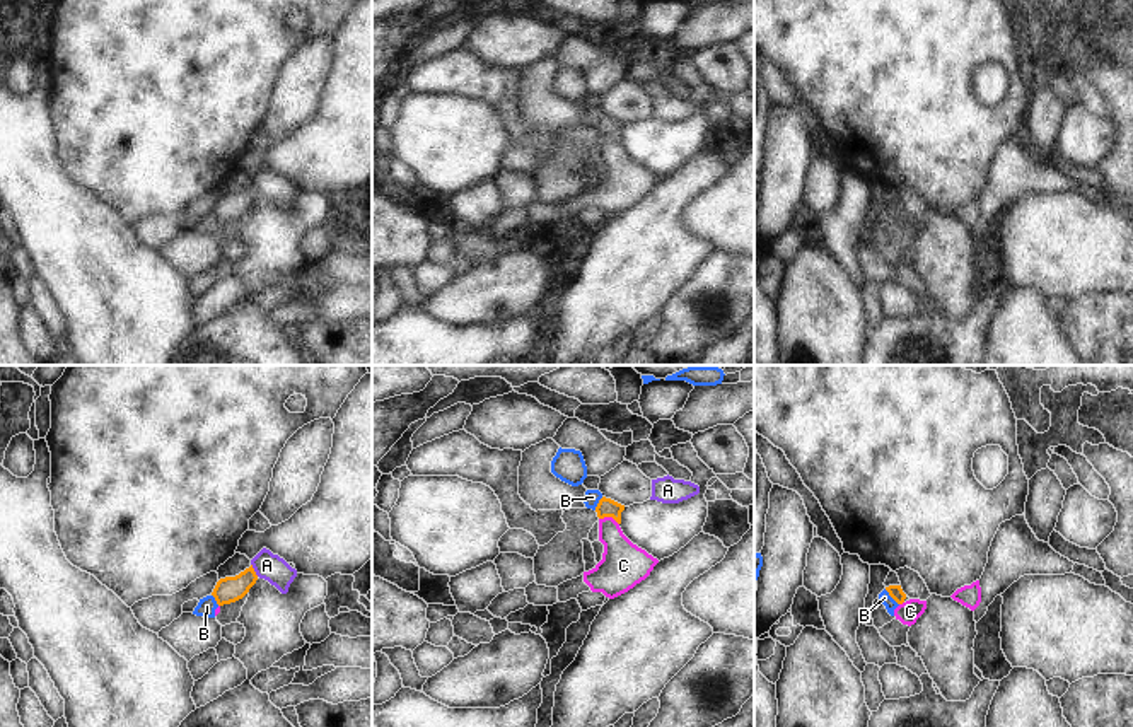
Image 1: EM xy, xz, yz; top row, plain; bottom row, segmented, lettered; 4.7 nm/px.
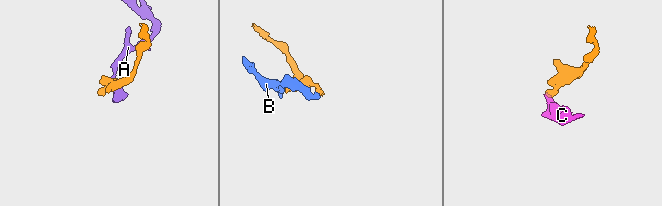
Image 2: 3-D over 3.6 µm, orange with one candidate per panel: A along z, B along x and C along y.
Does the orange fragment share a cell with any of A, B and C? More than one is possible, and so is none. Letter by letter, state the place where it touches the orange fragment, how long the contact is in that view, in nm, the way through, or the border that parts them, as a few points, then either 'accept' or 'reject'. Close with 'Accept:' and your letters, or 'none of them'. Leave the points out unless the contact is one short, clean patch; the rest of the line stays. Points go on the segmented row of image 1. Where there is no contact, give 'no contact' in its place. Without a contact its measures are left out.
A: contact xy (253, 570); length 70 nm; border xy (251, 564), (258, 575); reject
B: contact yz (891, 596); length 100 nm; border yz (884, 589), (898, 604); reject
C: contact xz (610, 516); length 100 nm; border xz (599, 517), (611, 517), (618, 524); reject
Accept: none of them

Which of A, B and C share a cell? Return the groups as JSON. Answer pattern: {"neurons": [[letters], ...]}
{"neurons": [["A"], ["B", "C"]]}

